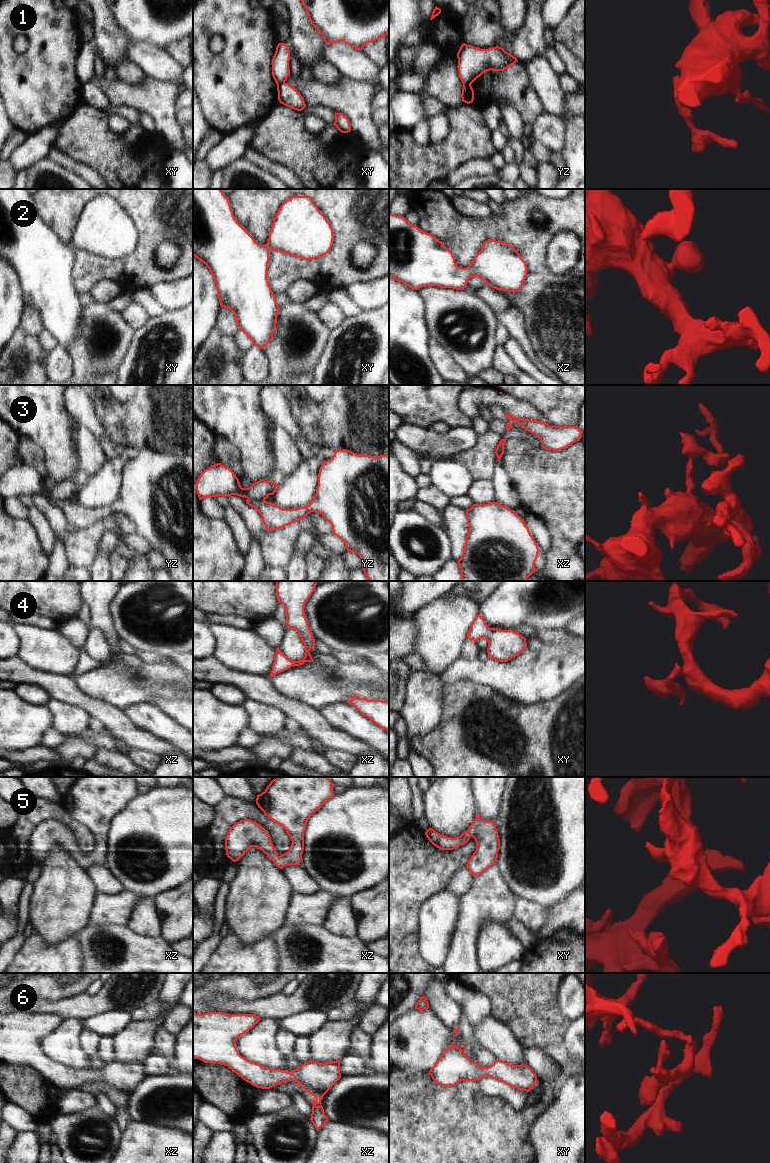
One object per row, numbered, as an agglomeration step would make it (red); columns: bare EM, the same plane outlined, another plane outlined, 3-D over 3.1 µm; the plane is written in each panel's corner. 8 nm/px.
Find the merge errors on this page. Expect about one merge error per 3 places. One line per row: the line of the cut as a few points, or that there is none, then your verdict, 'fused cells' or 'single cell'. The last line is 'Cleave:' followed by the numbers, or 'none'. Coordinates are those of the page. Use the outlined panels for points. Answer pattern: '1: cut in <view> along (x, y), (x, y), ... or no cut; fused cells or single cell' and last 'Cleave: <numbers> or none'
1: cut in xy along (284, 82), (277, 85); fused cells
2: no cut; single cell
3: cut in yz along (247, 498), (255, 500), (264, 499); fused cells
4: no cut; single cell
5: no cut; single cell
6: no cut; single cell
Cleave: 1, 3

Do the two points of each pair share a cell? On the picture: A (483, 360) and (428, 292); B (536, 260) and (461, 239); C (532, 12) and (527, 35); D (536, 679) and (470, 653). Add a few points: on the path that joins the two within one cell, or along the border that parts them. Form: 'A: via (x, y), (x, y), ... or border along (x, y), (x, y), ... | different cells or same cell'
A: via (490, 334), (486, 316), (479, 308), (454, 304) | same cell
B: via (518, 241), (509, 232), (480, 232) | same cell
C: via (532, 18), (532, 29) | same cell
D: via (518, 679), (505, 678), (481, 671) | same cell

